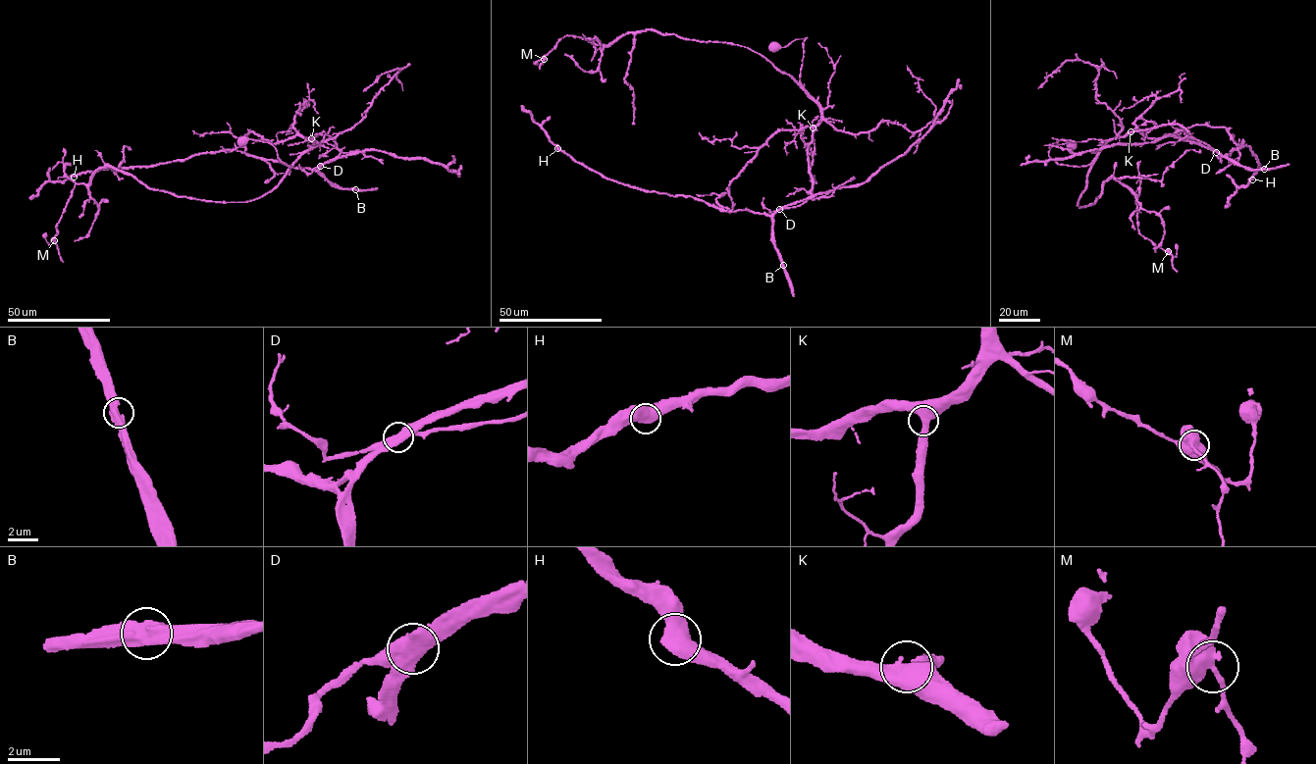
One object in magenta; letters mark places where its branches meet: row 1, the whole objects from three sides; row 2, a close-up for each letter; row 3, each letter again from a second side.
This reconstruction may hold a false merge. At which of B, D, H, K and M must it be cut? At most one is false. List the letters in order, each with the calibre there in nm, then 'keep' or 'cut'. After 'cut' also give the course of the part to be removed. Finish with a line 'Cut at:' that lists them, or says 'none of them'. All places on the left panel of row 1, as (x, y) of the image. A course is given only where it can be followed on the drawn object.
B: 600 nm | keep
D: 600 nm | cut | (320, 166), (294, 168), (222, 150), (154, 166), (86, 171), (47, 181), (29, 198)
H: 600 nm | keep
K: 600 nm | keep
M: 650 nm | keep
Cut at: D

